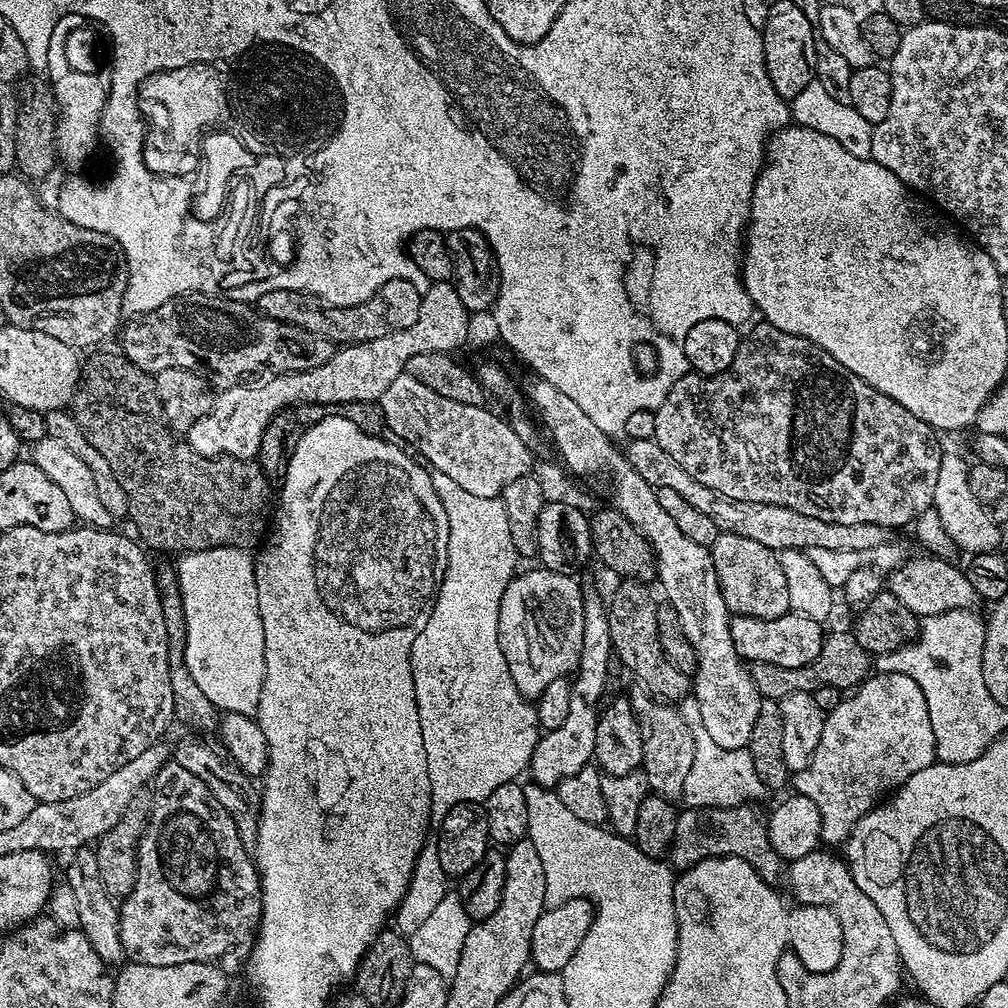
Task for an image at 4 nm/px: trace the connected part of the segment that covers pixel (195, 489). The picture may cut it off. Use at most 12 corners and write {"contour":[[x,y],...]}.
{"contour":[[83,361],[70,411],[143,547],[259,545],[274,488],[164,421],[155,375]]}

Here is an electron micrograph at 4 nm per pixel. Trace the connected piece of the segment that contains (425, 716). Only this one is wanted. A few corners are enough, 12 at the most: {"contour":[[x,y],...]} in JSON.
{"contour":[[437,468],[448,560],[410,662],[431,819],[488,800],[542,729],[498,642],[503,499]]}

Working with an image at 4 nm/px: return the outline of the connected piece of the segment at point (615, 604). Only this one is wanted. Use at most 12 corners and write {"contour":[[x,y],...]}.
{"contour":[[643,580],[610,600],[615,659],[663,702],[689,695],[690,676],[658,638],[657,601]]}

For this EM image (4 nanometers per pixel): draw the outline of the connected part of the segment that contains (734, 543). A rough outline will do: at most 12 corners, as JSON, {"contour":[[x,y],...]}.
{"contour":[[720,531],[710,551],[732,616],[773,620],[790,593],[773,549]]}

